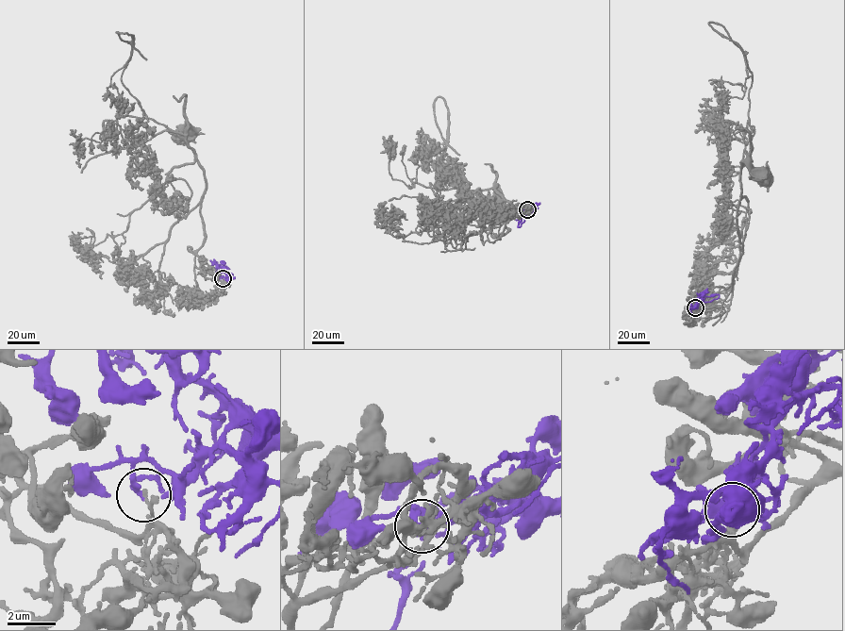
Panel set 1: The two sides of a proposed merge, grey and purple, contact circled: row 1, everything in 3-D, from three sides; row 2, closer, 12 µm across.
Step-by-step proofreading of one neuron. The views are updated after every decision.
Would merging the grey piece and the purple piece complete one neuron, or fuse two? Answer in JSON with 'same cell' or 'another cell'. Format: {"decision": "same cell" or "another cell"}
{"decision": "same cell"}

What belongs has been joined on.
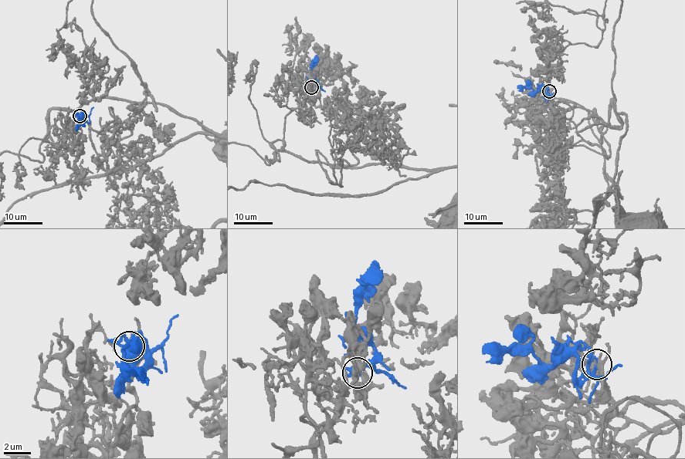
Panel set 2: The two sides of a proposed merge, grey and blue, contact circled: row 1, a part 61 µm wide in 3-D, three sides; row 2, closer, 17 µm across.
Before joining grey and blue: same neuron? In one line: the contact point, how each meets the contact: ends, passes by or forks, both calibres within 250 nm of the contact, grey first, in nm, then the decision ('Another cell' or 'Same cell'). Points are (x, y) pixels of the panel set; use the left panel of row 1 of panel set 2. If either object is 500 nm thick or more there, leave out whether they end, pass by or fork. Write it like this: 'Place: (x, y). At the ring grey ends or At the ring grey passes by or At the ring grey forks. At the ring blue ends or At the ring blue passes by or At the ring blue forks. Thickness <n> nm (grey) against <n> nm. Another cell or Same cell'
Place: (79, 116). At the ring grey forks. At the ring blue passes by. Thickness 240 nm (grey) against 200 nm. Same cell

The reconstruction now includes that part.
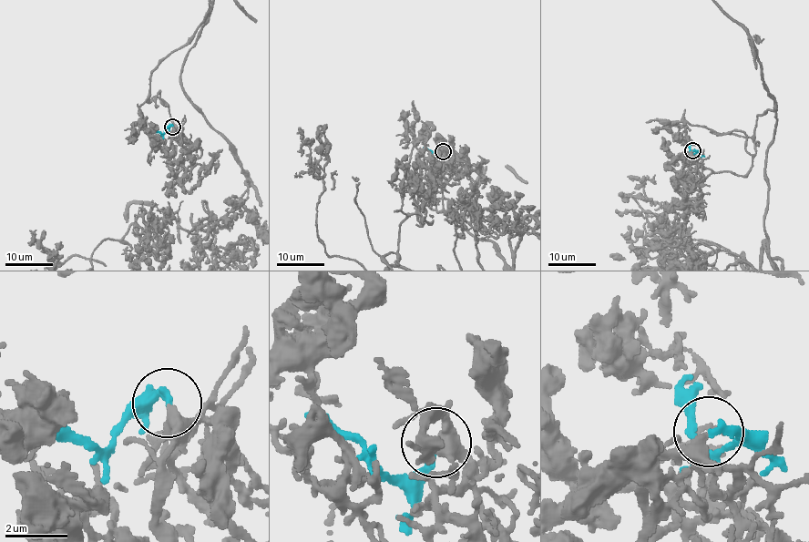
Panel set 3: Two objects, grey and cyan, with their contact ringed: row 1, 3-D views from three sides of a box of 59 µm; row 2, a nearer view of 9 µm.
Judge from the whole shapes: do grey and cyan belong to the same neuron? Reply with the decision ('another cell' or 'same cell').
same cell

